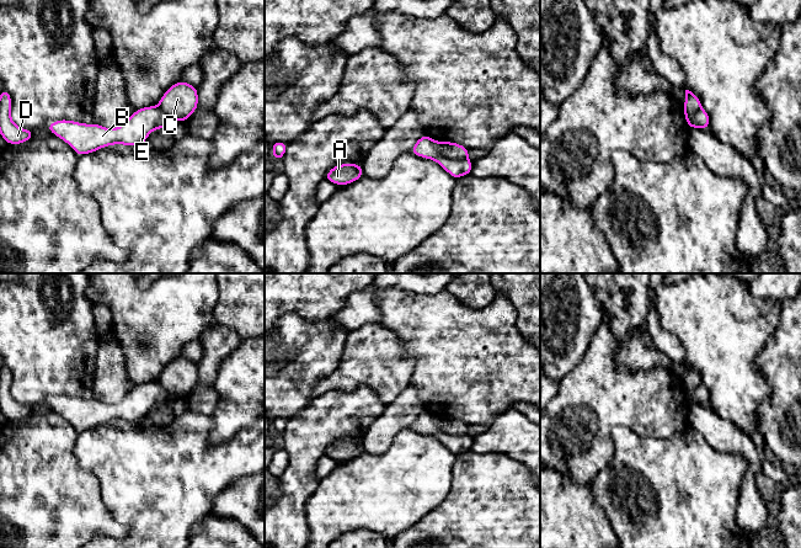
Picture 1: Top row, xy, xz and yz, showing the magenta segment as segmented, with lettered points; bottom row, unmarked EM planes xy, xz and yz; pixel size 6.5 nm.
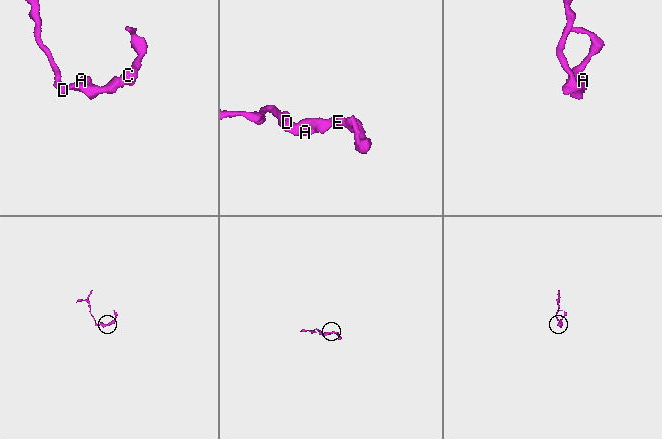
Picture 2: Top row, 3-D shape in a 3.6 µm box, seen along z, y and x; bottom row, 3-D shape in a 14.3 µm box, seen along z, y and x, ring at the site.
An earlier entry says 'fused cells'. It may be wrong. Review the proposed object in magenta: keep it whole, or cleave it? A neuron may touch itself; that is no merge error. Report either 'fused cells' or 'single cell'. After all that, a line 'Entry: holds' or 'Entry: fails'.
fused cells
Entry: holds

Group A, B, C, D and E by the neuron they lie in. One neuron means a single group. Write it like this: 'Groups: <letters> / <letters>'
Groups: A B D E / C

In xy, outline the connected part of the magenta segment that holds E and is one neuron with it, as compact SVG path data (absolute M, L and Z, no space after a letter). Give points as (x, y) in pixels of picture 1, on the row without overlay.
M148 382L137 385L117 404L68 395L58 395L46 403L81 432L114 420L144 420L153 406L167 404L169 401L170 395L159 382Z

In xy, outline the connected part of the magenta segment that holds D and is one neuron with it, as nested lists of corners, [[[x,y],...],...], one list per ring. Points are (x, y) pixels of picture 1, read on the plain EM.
[[[6,365],[0,368],[0,410],[7,420],[22,420],[33,414],[32,405],[20,404],[11,395],[12,376]]]

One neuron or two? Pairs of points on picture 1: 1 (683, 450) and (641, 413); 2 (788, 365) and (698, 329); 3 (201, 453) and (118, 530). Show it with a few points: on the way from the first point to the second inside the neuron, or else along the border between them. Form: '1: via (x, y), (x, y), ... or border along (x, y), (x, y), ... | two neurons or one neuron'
1: border along (678, 429), (667, 437), (640, 436) | two neurons
2: border along (775, 329), (756, 358), (756, 367), (765, 382) | two neurons
3: border along (103, 504), (116, 520), (128, 527), (127, 535) | two neurons

